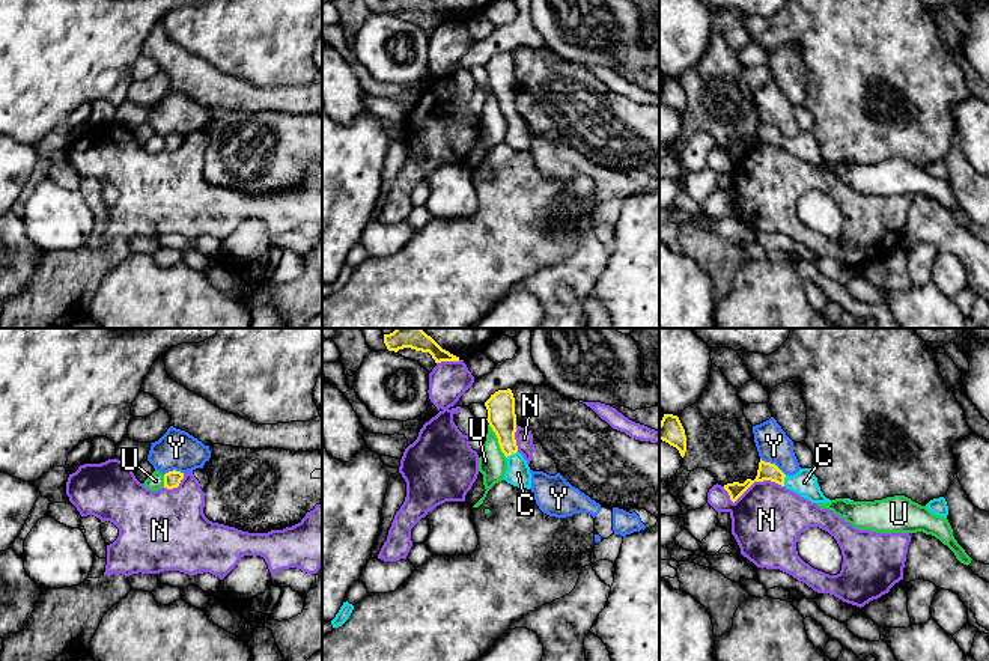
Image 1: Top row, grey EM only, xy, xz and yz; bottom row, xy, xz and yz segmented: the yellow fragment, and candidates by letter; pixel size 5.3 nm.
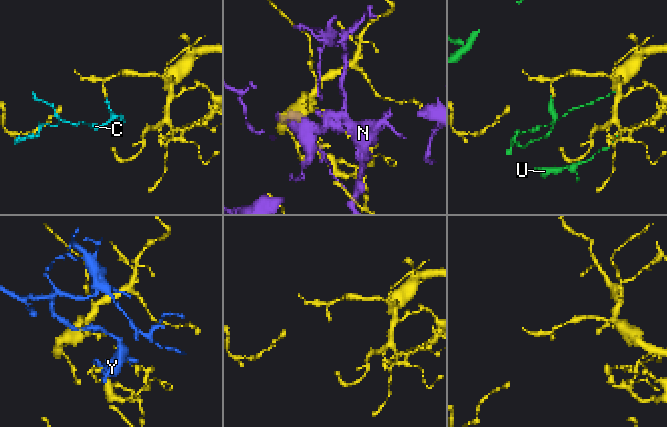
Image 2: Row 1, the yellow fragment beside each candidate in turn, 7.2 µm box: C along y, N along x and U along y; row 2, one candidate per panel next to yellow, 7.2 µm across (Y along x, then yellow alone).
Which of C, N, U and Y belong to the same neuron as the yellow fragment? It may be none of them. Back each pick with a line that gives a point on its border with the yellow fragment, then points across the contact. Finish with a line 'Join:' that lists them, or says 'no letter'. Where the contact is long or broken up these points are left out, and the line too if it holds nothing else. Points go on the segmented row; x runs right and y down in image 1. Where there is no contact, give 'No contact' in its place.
C: Touches yellow at xz (511, 453). Path across: xz (502, 417), (511, 453), (518, 473)
Join: C

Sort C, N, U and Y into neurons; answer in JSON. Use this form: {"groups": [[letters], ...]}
{"groups": [["C"], ["N"], ["U"], ["Y"]]}

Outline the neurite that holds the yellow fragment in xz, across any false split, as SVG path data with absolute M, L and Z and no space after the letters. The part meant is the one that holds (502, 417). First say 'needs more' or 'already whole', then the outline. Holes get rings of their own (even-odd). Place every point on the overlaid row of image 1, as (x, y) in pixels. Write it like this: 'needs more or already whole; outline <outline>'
needs more; outline M510 388L498 390L485 402L488 423L498 438L501 452L507 459L504 480L518 488L531 488L531 473L527 461L518 452L515 432L515 398Z

